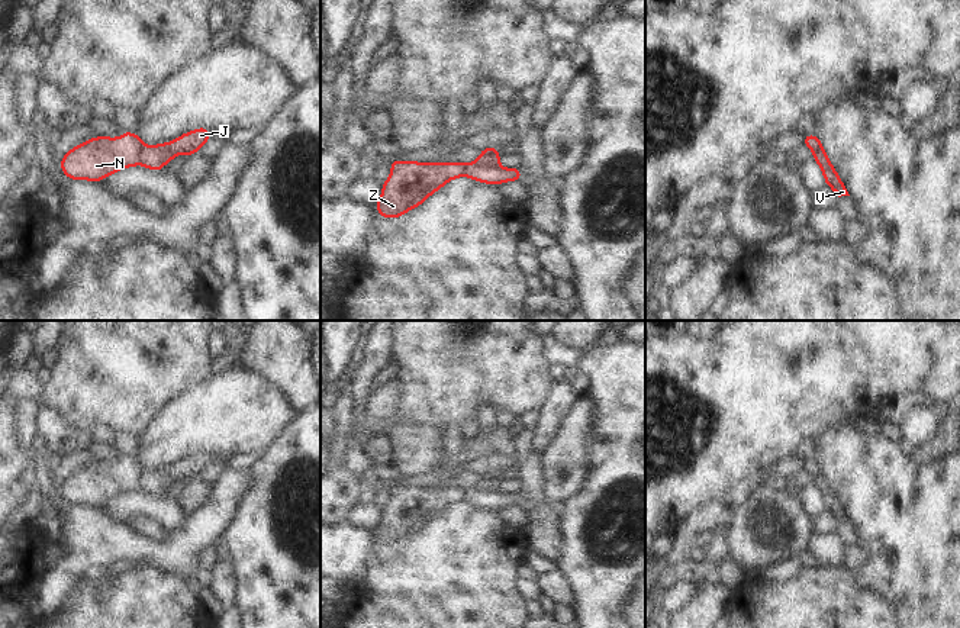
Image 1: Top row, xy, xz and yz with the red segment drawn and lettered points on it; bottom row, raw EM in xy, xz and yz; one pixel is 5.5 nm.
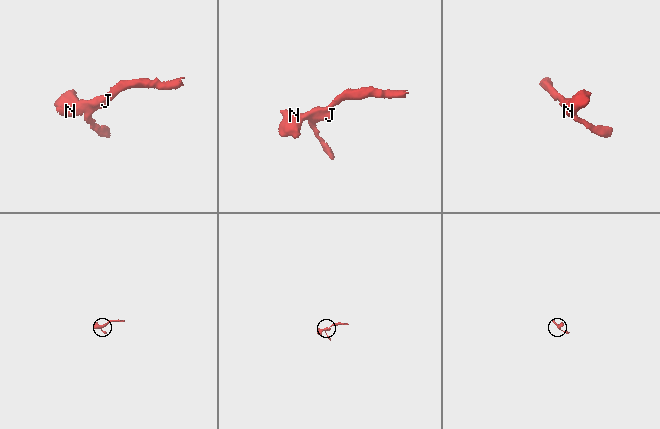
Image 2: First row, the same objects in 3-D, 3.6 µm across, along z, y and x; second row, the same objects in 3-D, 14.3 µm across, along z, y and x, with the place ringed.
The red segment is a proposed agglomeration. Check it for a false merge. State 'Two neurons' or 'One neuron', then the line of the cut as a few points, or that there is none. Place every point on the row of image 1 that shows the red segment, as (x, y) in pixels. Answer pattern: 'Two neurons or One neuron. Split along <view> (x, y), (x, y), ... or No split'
Two neurons. Split along xz (474, 163), (498, 166)

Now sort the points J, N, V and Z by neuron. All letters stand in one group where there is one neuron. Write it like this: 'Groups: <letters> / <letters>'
Groups: J V / N Z

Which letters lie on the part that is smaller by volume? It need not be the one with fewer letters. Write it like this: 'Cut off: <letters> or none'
Cut off: J, V

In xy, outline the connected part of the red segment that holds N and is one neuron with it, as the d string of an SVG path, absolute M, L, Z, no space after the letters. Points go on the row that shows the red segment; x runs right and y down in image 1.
M123 132L116 139L100 135L70 149L59 164L70 180L100 183L119 170L138 165L144 146L138 133Z

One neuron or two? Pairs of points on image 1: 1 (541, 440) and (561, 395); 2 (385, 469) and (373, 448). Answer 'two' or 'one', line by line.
1: one
2: one

